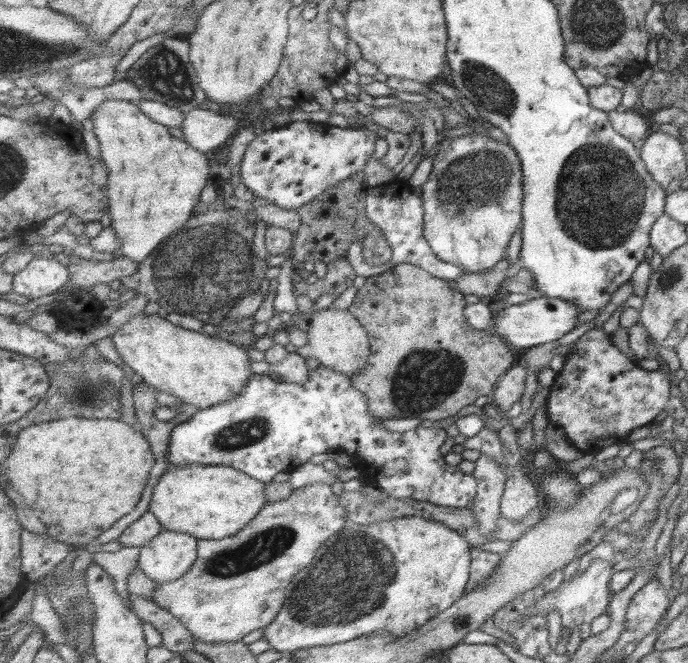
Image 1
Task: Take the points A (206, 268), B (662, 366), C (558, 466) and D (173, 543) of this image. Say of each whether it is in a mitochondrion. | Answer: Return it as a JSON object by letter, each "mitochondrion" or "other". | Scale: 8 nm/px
{"A":"mitochondrion","B":"other","C":"other","D":"other"}

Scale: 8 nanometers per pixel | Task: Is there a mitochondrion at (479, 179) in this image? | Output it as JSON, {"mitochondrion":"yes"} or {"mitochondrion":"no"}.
{"mitochondrion":"yes"}

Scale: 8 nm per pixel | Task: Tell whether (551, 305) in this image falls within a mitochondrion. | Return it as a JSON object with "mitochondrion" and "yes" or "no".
{"mitochondrion":"no"}

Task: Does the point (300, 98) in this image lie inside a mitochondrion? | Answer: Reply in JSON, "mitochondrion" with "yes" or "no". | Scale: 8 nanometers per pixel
{"mitochondrion":"no"}

